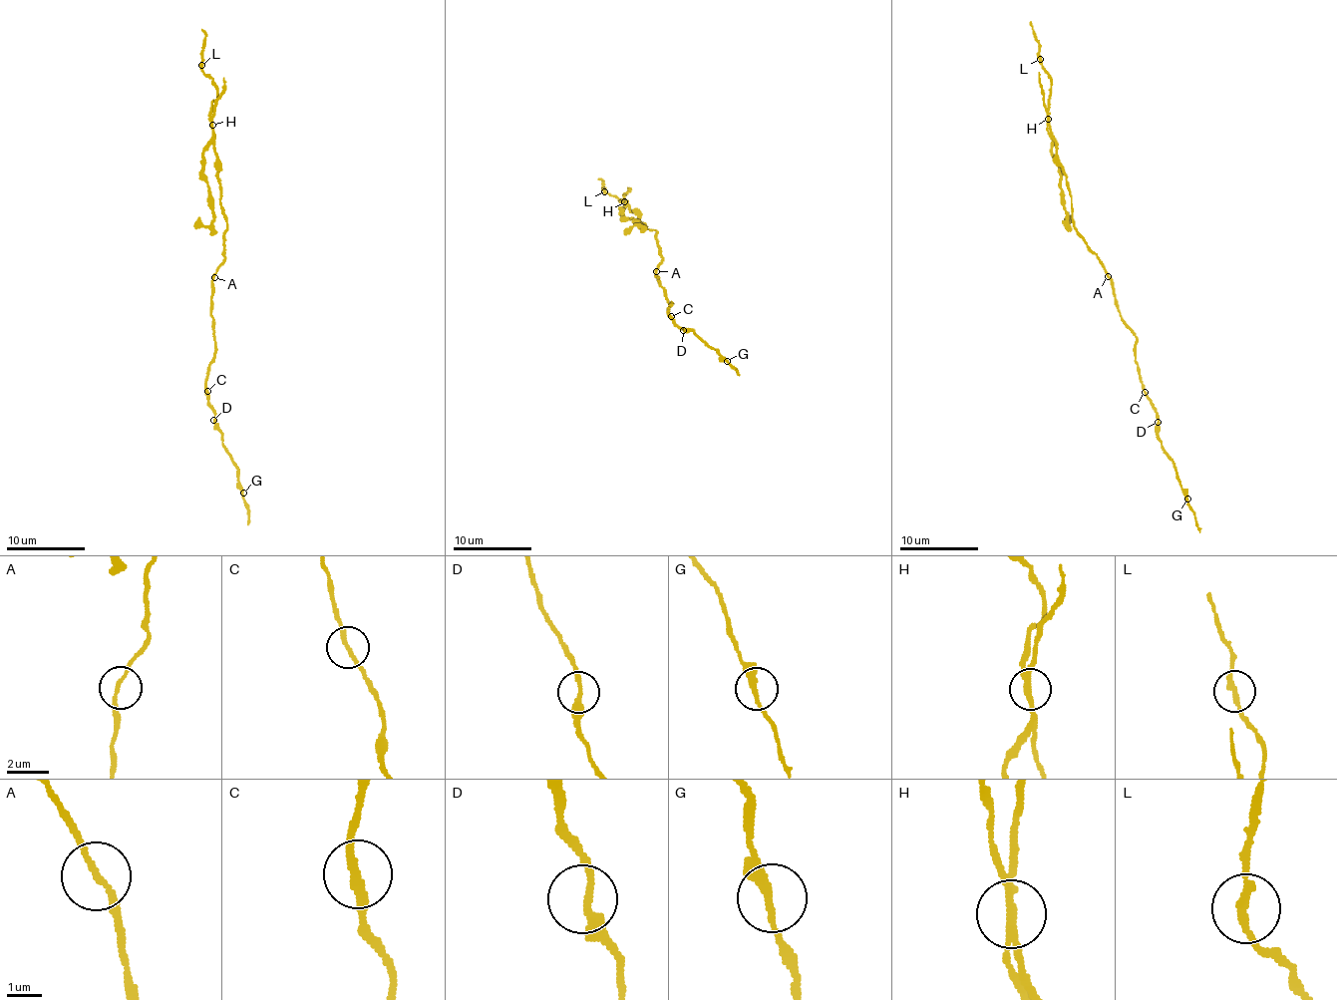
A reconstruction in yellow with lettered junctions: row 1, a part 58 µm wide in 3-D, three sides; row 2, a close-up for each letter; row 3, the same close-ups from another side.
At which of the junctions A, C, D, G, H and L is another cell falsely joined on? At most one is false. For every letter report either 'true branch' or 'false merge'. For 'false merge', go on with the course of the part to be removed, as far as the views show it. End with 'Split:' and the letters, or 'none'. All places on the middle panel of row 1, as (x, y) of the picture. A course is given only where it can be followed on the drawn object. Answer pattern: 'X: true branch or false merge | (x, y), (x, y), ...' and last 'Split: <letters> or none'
A: true branch
C: true branch
D: true branch
G: true branch
H: false merge | (625, 201), (619, 209), (621, 214), (642, 225), (631, 226), (623, 234)
L: true branch
Split: H

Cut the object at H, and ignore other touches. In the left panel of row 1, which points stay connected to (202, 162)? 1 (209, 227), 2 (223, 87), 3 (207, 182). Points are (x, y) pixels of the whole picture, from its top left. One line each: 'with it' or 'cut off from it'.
1: with it
2: with it
3: with it

